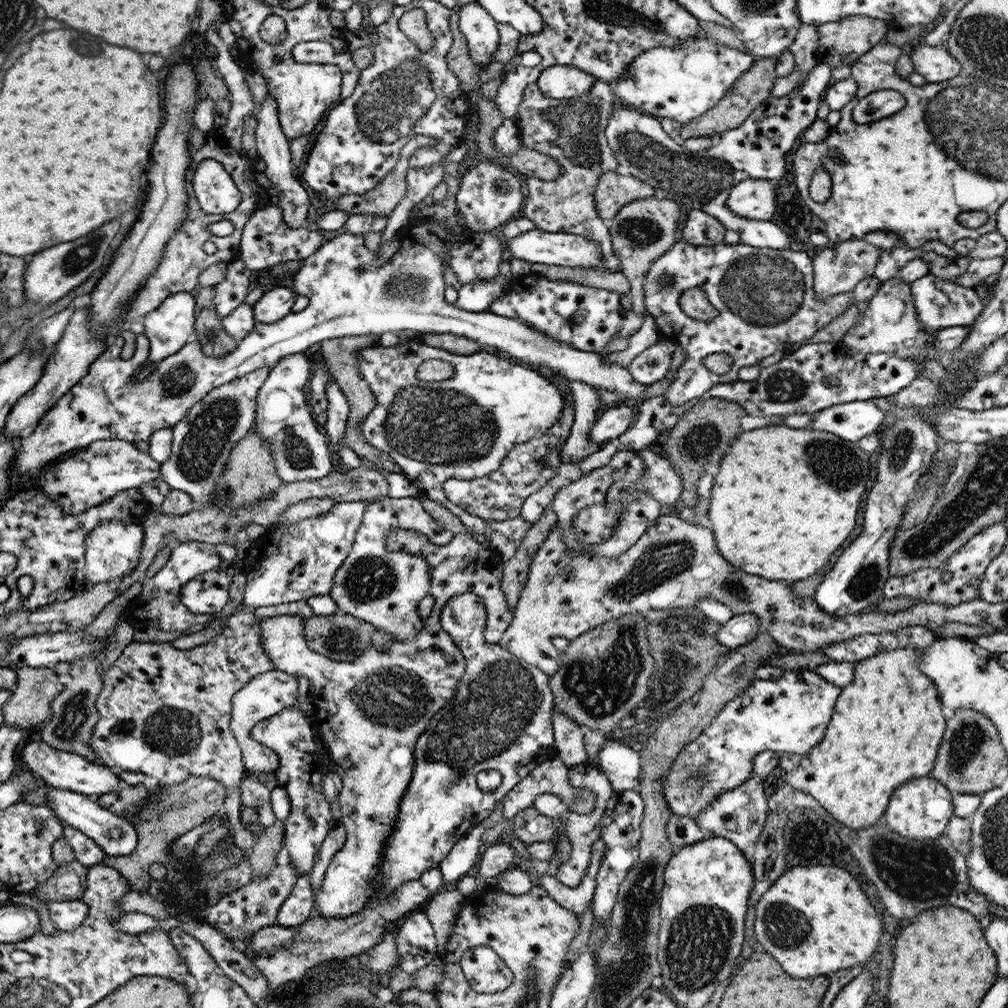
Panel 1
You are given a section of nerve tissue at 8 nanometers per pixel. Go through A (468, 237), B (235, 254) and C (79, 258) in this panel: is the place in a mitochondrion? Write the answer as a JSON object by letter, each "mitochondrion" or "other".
{"A":"other","B":"other","C":"mitochondrion"}

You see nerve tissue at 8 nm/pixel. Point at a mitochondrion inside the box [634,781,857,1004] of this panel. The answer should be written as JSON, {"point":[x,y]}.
{"point":[700,940]}

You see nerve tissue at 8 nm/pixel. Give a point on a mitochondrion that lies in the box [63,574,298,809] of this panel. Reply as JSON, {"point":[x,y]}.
{"point":[173,738]}

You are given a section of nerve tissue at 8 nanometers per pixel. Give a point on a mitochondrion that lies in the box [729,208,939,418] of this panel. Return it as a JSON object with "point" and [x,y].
{"point":[785,386]}

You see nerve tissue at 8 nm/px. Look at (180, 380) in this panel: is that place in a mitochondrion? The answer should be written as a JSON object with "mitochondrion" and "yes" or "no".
{"mitochondrion":"yes"}

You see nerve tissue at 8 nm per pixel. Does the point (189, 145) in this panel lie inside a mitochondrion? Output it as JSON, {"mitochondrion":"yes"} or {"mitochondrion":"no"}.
{"mitochondrion":"no"}

